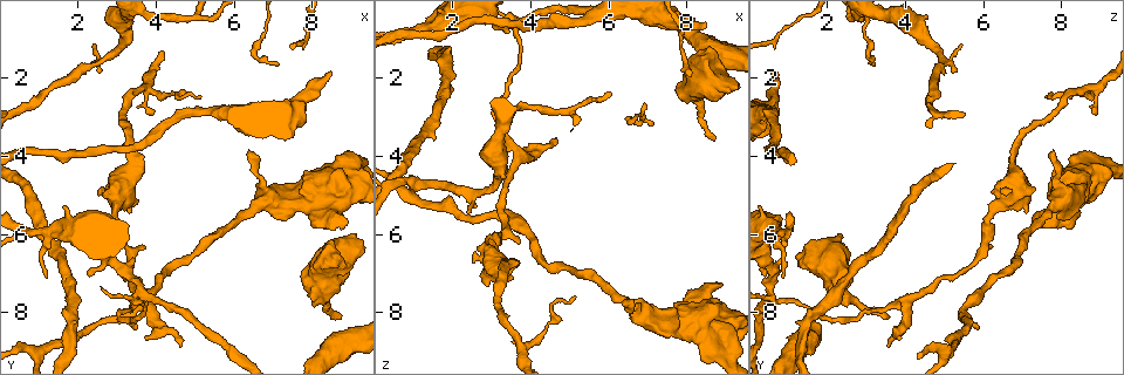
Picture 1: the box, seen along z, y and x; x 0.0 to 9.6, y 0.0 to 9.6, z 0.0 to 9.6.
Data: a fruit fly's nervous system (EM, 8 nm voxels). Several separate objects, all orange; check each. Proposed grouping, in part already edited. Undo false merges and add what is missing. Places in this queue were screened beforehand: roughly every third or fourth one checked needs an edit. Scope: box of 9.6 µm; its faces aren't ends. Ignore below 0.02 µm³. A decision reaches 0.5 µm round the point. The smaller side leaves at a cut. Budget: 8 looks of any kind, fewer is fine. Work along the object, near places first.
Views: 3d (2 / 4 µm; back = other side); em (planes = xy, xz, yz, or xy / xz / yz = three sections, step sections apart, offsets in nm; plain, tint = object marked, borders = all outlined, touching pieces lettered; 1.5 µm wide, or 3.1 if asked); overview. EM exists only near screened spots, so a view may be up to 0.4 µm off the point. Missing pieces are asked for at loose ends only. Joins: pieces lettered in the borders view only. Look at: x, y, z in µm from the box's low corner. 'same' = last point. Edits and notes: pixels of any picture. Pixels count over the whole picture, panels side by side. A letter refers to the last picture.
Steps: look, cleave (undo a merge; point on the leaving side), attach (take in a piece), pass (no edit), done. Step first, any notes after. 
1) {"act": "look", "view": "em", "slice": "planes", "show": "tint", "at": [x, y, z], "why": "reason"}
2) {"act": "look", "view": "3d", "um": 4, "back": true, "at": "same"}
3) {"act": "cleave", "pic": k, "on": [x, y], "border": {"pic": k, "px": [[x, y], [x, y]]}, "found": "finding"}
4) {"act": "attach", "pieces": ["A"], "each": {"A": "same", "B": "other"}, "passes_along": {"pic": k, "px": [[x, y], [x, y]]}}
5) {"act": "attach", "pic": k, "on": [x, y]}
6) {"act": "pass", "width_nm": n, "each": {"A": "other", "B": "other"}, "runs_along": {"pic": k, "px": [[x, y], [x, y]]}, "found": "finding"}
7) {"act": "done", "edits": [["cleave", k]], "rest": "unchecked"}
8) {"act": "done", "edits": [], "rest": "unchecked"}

{"act": "look", "view": "3d", "um": 4, "back": true, "at": [8.70, 8.15, 3.55], "why": "branch stops here"}

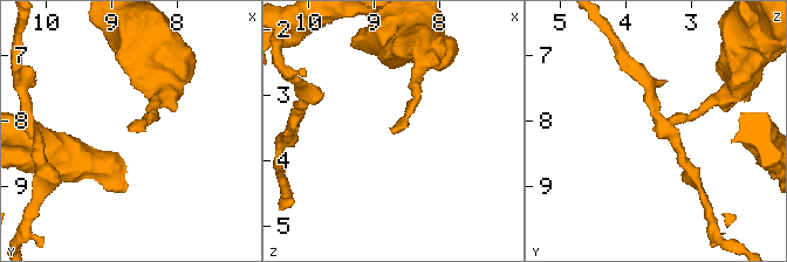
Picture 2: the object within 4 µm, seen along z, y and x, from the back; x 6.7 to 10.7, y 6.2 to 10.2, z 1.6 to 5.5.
{"act": "look", "view": "em", "slice": "xy", "step": 4, "show": "borders", "at": [8.75, 8.10, 3.50], "why": "shape alone is not enough"}

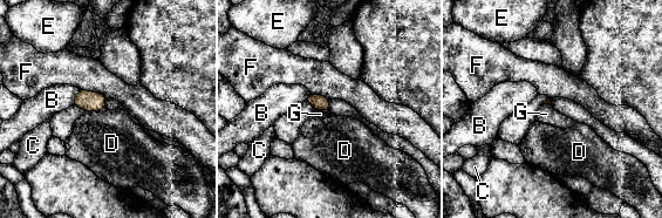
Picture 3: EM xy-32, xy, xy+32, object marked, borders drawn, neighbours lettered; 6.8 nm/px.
{"act": "look", "view": "em", "slice": "xz", "step": 4, "show": "borders", "at": "same", "why": "another direction"}

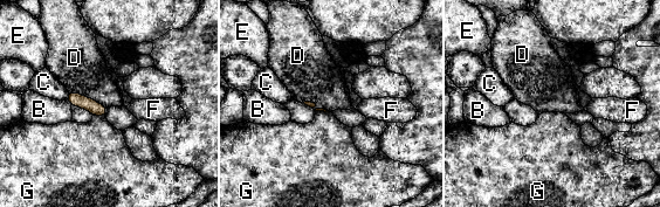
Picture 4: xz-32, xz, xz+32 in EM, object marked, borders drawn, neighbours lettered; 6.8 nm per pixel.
{"act": "pass", "each": {"B": "other", "C": "other", "D": "other", "E": "other", "F": "other", "G": "other"}, "found": "none of them fits"}

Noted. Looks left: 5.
{"act": "look", "view": "3d", "um": 2, "at": [3.05, 8.05, 2.85], "why": "sharp bend"}

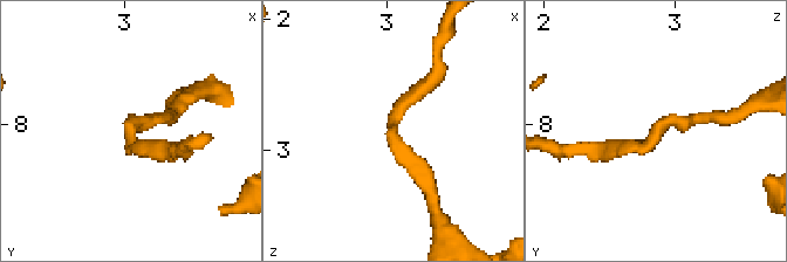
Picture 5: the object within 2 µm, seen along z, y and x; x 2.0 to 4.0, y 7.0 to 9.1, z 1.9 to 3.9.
{"act": "look", "view": "em", "slice": "planes", "show": "borders", "at": [3.04, 8.10, 2.86], "why": "need the tissue"}

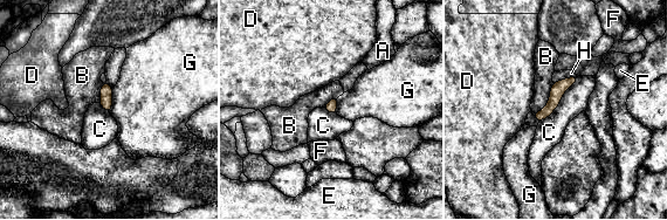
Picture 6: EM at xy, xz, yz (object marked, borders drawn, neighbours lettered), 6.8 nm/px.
{"act": "pass", "each": {"A": "other", "B": "other", "C": "other", "D": "other", "E": "other", "F": "other", "G": "other", "H": "other"}, "runs_along": {"pic": 6, "px": [[572, 80], [538, 117]]}, "found": "one cell here"}

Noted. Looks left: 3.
{"act": "look", "view": "em", "slice": "planes", "show": "plain", "at": [4.60, 8.80, 3.55], "why": "branch stops here"}

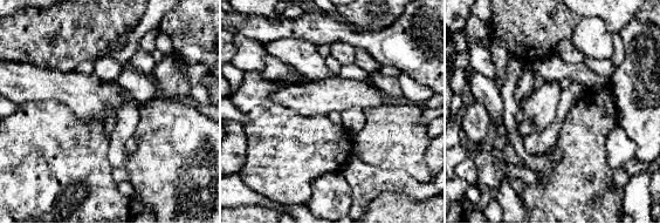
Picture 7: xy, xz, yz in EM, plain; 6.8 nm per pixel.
{"act": "look", "view": "em", "slice": "planes", "show": "borders", "at": "same", "why": "see the neighbours"}

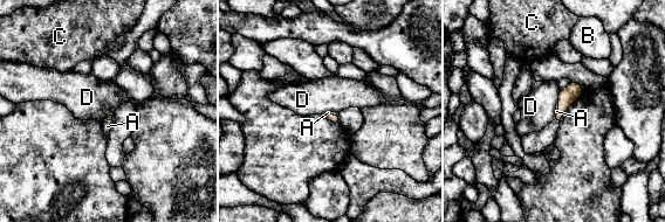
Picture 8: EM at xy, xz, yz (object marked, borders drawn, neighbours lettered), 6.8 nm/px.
{"act": "attach", "pieces": ["A"], "each": {"A": "same", "B": "other", "C": "other", "D": "other"}, "passes_along": {"pic": 8, "px": [[568, 96], [556, 120], [533, 143]]}, "found": "it goes on there"}

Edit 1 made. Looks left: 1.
{"act": "done", "edits": [["attach", 8]], "rest": "unchecked"}

